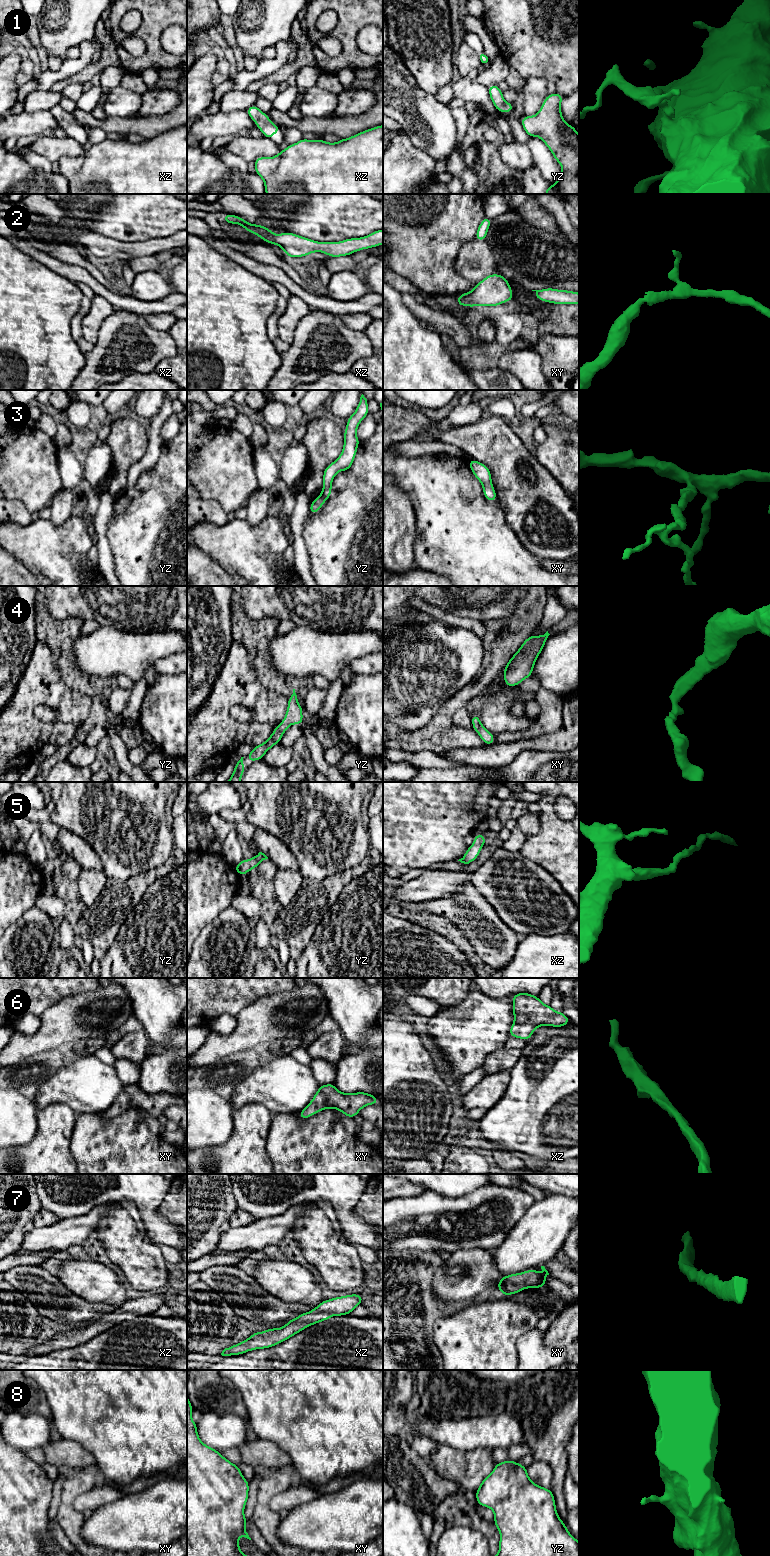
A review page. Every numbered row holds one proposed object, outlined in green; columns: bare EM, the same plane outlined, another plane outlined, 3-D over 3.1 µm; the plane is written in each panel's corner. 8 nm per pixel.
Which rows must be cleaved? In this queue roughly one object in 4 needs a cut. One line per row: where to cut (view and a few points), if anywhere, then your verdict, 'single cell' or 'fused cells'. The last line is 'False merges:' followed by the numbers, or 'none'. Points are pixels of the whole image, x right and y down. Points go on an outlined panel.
1: no cut; single cell
2: no cut; single cell
3: no cut; single cell
4: no cut; single cell
5: no cut; single cell
6: no cut; single cell
7: no cut; single cell
8: no cut; single cell
False merges: none

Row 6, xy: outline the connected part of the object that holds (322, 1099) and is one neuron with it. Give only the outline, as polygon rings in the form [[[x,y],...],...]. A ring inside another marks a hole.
[[[333,1083],[319,1086],[310,1103],[299,1112],[299,1119],[309,1118],[316,1113],[327,1109],[337,1109],[345,1116],[354,1118],[359,1111],[367,1105],[376,1105],[379,1102],[377,1096],[367,1092],[343,1093]]]

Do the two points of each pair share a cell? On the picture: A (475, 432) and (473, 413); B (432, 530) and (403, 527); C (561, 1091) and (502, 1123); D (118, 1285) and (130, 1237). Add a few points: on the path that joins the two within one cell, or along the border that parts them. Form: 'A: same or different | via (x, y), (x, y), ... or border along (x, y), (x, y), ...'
A: different | border along (482, 417), (472, 423), (451, 428)
B: different | border along (412, 506), (416, 518), (415, 552)
C: same | via (546, 1104), (532, 1117), (517, 1121)
D: different | border along (122, 1278), (127, 1286)

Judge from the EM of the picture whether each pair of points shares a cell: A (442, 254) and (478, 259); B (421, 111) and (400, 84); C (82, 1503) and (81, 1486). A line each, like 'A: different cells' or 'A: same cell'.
A: different cells
B: same cell
C: different cells

